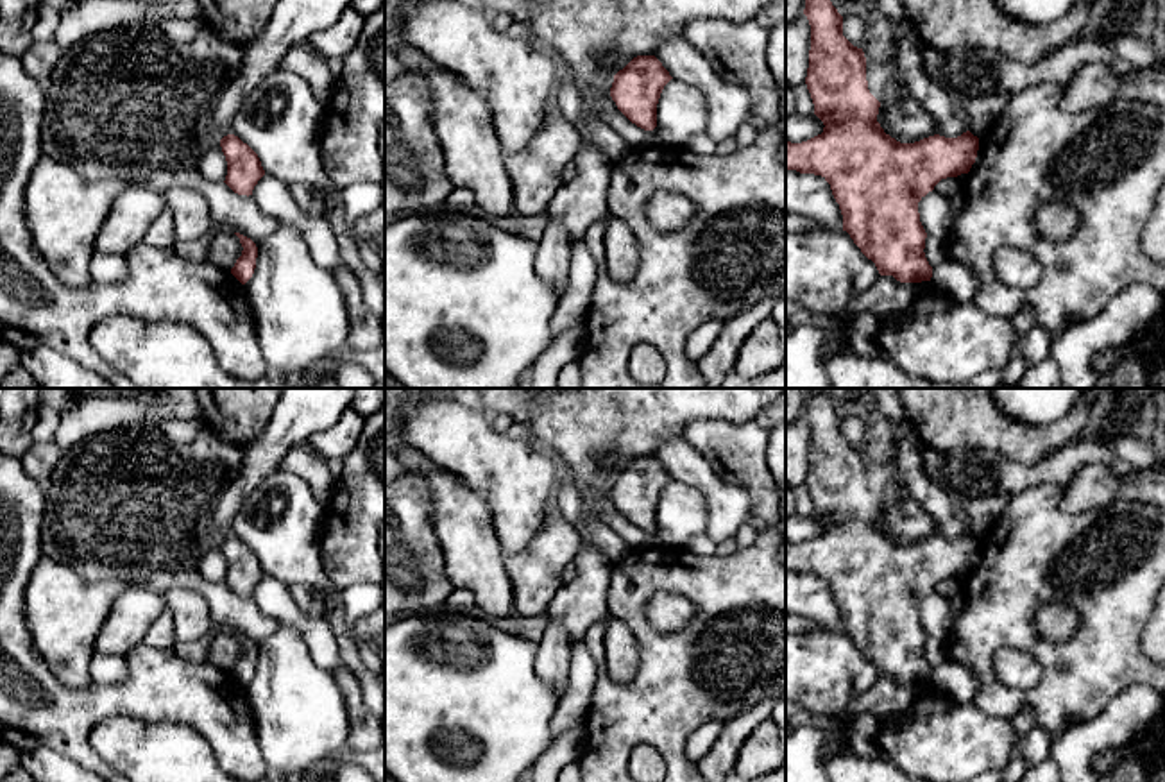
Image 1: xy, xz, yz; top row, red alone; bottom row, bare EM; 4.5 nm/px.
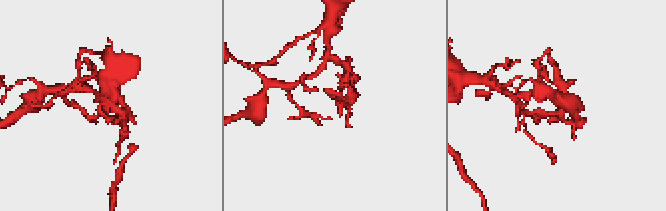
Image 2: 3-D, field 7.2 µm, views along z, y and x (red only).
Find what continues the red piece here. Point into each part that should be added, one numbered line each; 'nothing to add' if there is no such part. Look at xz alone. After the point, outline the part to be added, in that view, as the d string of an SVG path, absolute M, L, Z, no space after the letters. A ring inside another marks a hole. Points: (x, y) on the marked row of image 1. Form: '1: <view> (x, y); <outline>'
1: xz (602, 79); M603 66L589 75L585 75L592 91L607 95L610 93L612 82L614 82L614 73L610 68Z

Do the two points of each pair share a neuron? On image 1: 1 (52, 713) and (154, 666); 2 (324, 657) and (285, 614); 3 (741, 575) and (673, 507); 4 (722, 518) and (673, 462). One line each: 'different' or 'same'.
1: same
2: same
3: different
4: same

